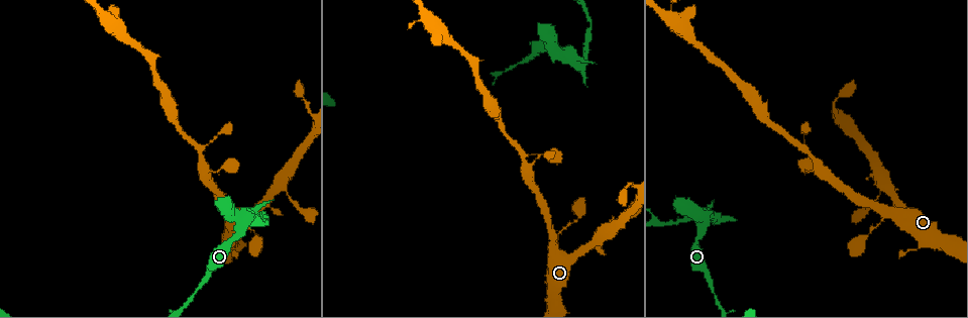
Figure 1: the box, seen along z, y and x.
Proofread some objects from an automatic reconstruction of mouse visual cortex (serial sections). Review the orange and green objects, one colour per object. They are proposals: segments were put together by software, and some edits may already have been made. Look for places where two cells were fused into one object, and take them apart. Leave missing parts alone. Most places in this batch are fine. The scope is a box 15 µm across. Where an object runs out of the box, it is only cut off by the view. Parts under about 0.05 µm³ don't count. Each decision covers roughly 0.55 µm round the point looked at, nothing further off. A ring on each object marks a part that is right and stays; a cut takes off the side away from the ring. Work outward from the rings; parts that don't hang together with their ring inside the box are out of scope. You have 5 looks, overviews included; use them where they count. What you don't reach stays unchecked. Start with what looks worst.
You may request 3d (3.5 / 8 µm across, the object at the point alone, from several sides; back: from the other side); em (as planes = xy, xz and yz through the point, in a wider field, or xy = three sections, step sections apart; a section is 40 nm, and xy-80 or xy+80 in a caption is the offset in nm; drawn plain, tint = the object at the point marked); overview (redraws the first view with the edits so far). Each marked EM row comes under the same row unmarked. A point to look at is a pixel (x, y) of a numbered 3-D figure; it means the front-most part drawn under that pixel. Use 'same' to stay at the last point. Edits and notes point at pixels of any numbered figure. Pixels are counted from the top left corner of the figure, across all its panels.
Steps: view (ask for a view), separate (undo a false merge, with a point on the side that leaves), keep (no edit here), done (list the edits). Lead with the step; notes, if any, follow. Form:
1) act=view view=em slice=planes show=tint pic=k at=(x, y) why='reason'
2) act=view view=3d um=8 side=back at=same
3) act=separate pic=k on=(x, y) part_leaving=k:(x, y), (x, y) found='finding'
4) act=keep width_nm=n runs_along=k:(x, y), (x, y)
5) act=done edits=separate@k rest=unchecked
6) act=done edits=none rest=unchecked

act=view view=3d um=3.5 side=back pic=1 at=(208, 272) why='thick turns thin'

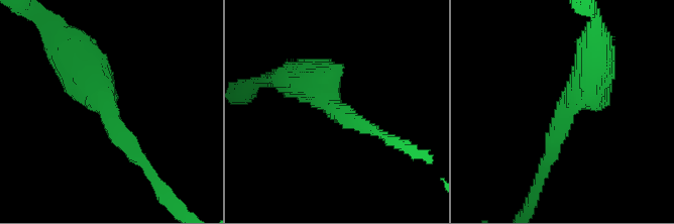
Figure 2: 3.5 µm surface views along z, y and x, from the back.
act=view view=em slice=xy step=5 show=tint pic=2 at=(562, 120) arm_widths_nm=200,600 why='now the EM'

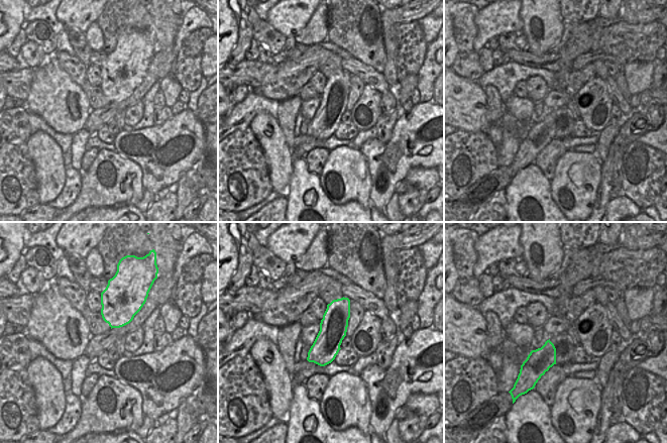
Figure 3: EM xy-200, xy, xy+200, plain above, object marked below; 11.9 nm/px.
act=view view=em slice=xy step=3 show=tint at=same

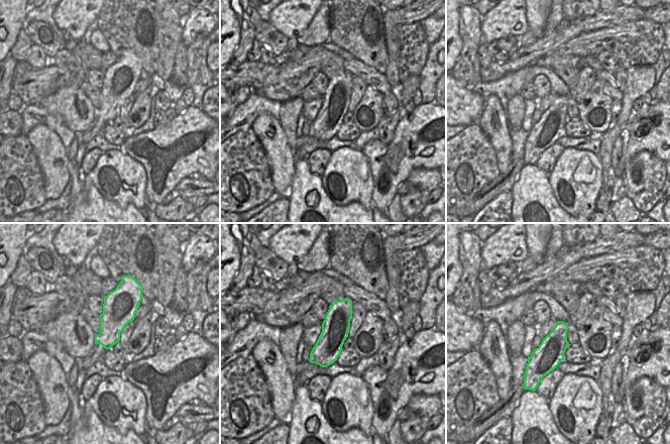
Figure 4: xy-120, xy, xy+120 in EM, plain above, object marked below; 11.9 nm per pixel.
act=keep runs_along=2:(77, 66), (148, 168) found='one cell here'

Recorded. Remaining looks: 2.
act=view view=3d um=8 pic=1 at=(425, 13) why='thin neck'

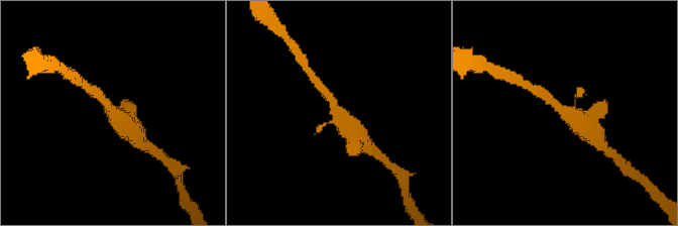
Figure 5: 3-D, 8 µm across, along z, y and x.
act=view view=em slice=xy step=3 show=tint pic=5 at=(339, 111) why='shape alone is not enough'

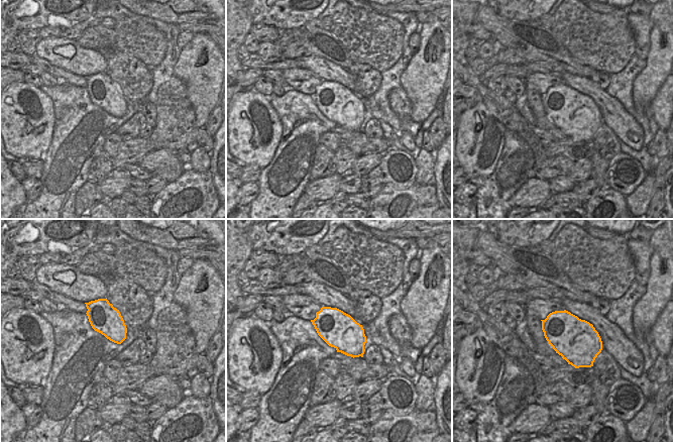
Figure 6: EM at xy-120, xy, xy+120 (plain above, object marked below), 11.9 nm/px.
act=keep runs_along=5:(357, 137), (328, 97) found='all the same cell'

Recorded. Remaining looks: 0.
act=done edits=none rest=unchecked

